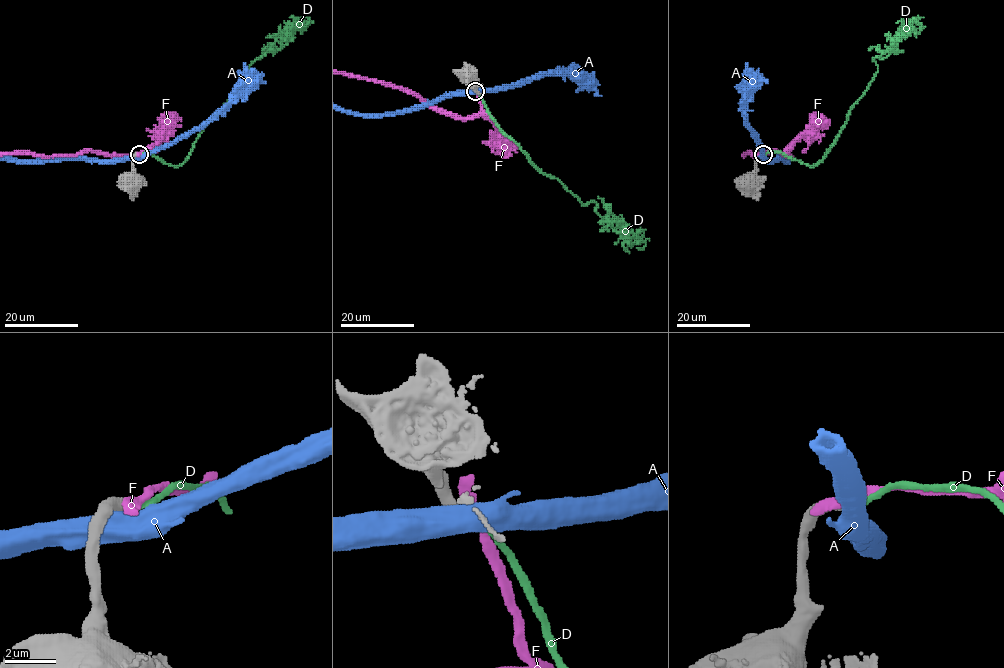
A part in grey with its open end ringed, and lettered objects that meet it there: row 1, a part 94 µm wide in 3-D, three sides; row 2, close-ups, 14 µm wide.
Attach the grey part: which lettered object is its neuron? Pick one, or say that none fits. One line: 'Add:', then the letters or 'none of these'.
Add: D

